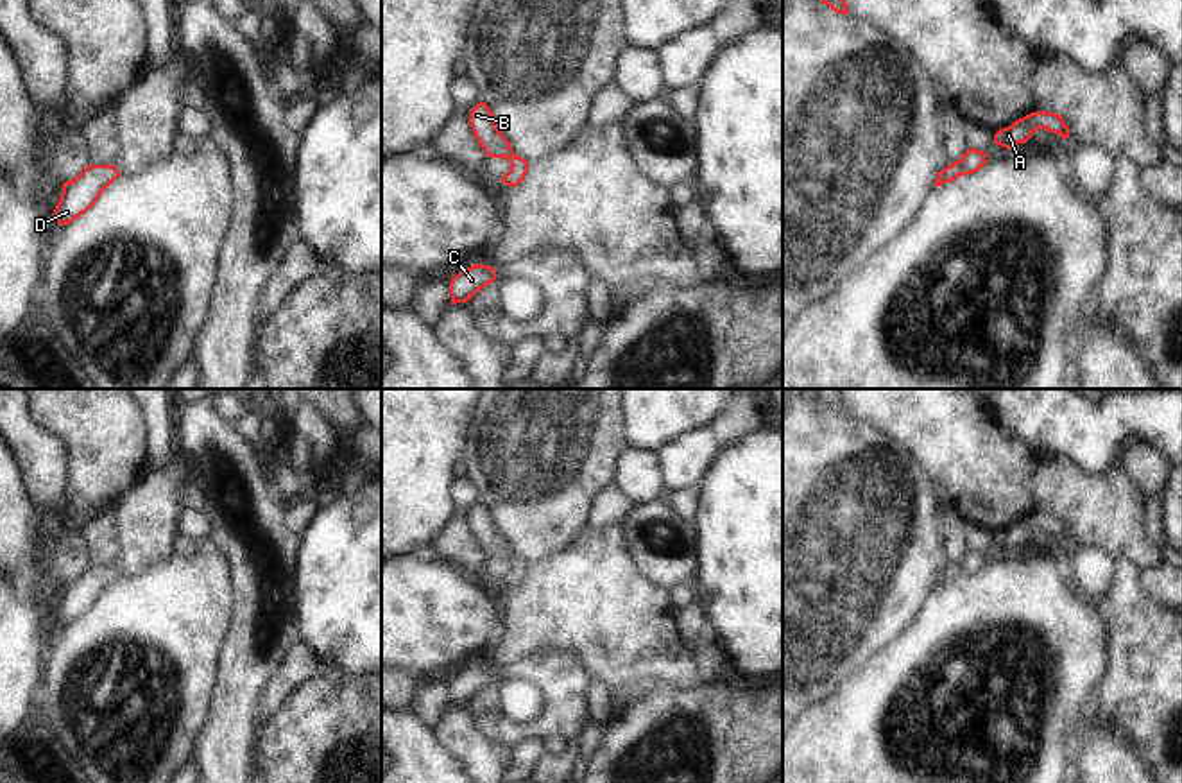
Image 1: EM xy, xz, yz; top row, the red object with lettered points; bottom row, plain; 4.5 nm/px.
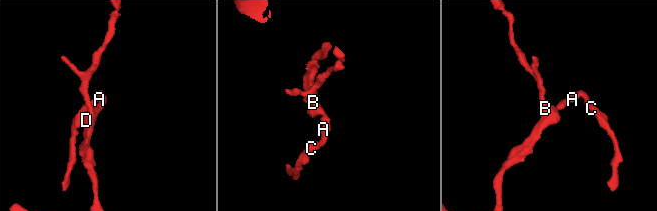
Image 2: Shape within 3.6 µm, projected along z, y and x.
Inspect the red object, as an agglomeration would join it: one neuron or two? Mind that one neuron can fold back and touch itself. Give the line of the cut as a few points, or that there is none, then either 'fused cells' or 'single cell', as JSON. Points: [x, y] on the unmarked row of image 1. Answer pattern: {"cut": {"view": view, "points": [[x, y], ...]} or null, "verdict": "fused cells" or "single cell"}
{"cut": null, "verdict": "single cell"}

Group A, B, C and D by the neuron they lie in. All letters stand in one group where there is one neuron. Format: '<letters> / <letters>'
A B C D

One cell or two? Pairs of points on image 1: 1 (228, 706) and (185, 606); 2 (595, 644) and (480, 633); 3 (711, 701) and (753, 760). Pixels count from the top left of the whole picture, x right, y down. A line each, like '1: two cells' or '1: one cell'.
1: two cells
2: two cells
3: one cell

